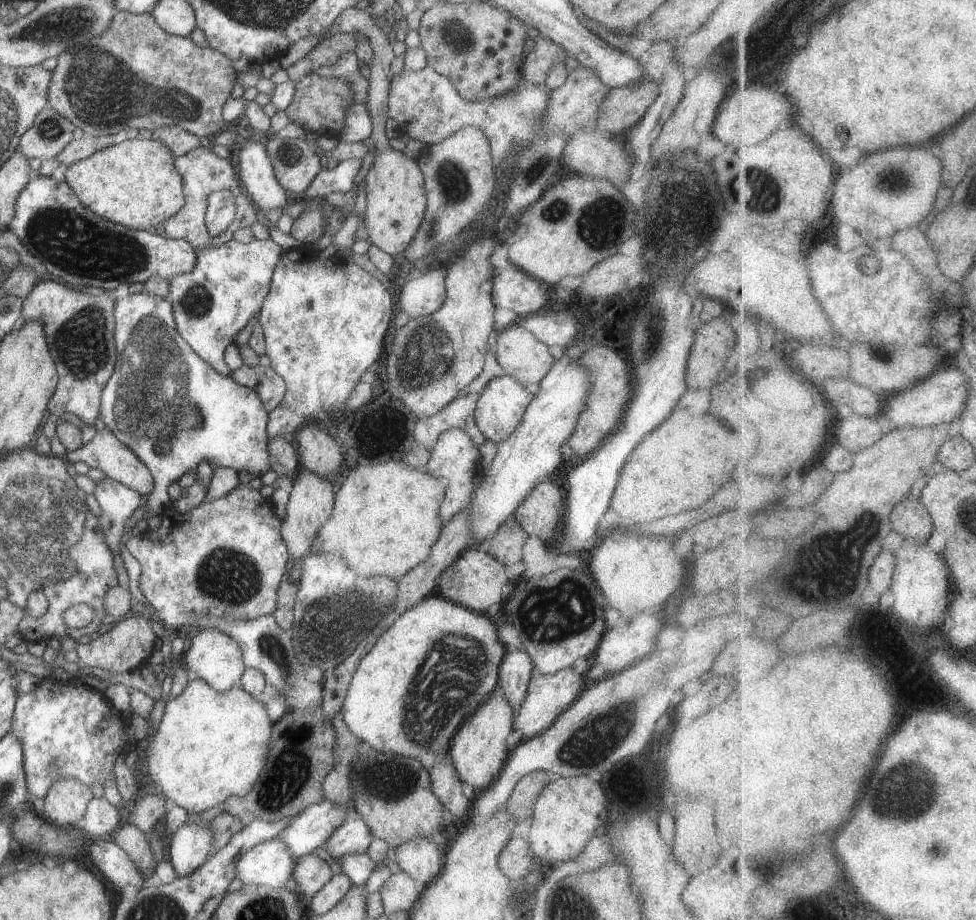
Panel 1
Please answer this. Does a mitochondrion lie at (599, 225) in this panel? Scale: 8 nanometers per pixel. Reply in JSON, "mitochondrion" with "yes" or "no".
{"mitochondrion":"yes"}

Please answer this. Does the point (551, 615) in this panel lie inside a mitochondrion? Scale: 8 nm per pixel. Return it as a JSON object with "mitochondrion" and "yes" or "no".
{"mitochondrion":"yes"}

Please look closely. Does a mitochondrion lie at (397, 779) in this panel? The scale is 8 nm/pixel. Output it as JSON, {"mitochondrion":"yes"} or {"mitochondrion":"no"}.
{"mitochondrion":"yes"}

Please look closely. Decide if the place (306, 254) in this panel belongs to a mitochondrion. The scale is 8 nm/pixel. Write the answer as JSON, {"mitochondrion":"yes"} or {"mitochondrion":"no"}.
{"mitochondrion":"no"}

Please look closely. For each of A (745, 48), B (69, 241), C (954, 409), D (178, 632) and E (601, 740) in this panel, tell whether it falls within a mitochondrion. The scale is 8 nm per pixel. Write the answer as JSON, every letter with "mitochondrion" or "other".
{"A":"mitochondrion","B":"mitochondrion","C":"other","D":"other","E":"mitochondrion"}

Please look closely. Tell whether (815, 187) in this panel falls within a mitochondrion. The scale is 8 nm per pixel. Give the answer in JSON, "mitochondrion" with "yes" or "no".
{"mitochondrion":"no"}

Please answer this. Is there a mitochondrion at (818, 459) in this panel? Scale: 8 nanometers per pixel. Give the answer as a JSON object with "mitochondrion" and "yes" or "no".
{"mitochondrion":"no"}

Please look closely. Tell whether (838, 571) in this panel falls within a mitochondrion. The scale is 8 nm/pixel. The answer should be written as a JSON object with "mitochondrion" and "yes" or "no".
{"mitochondrion":"yes"}

